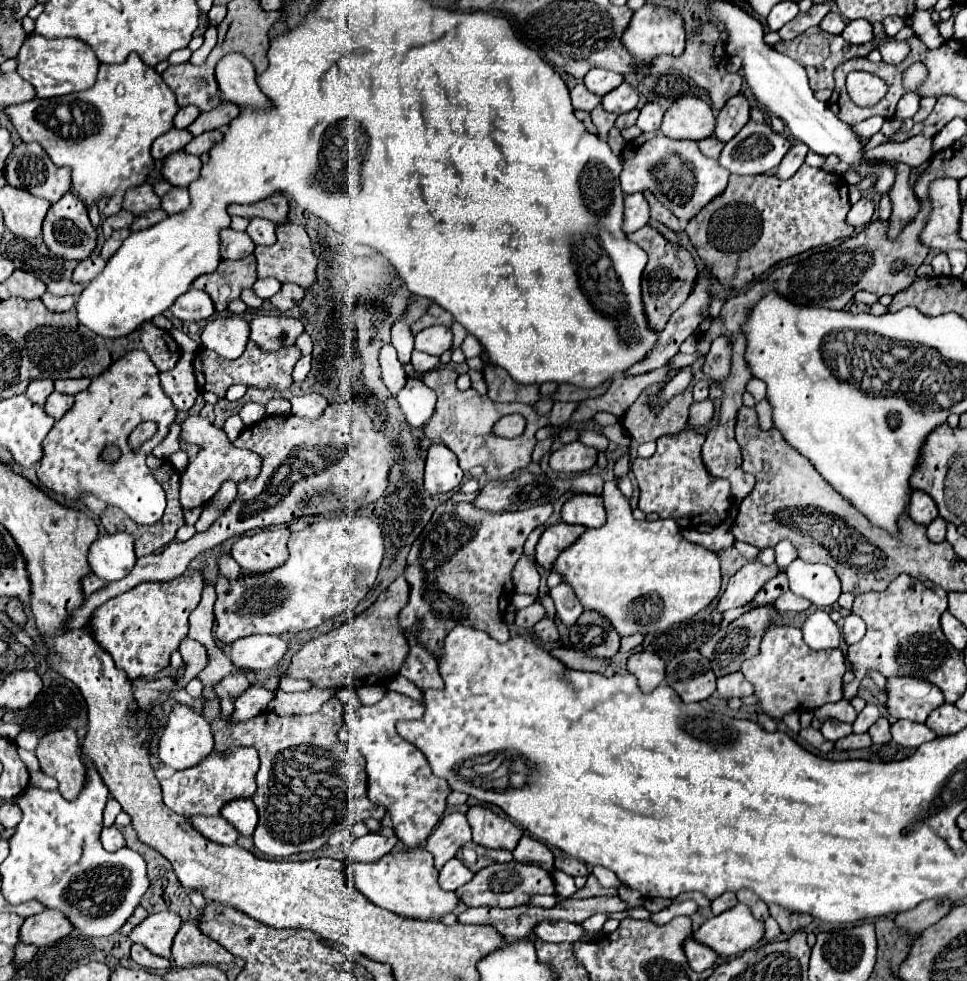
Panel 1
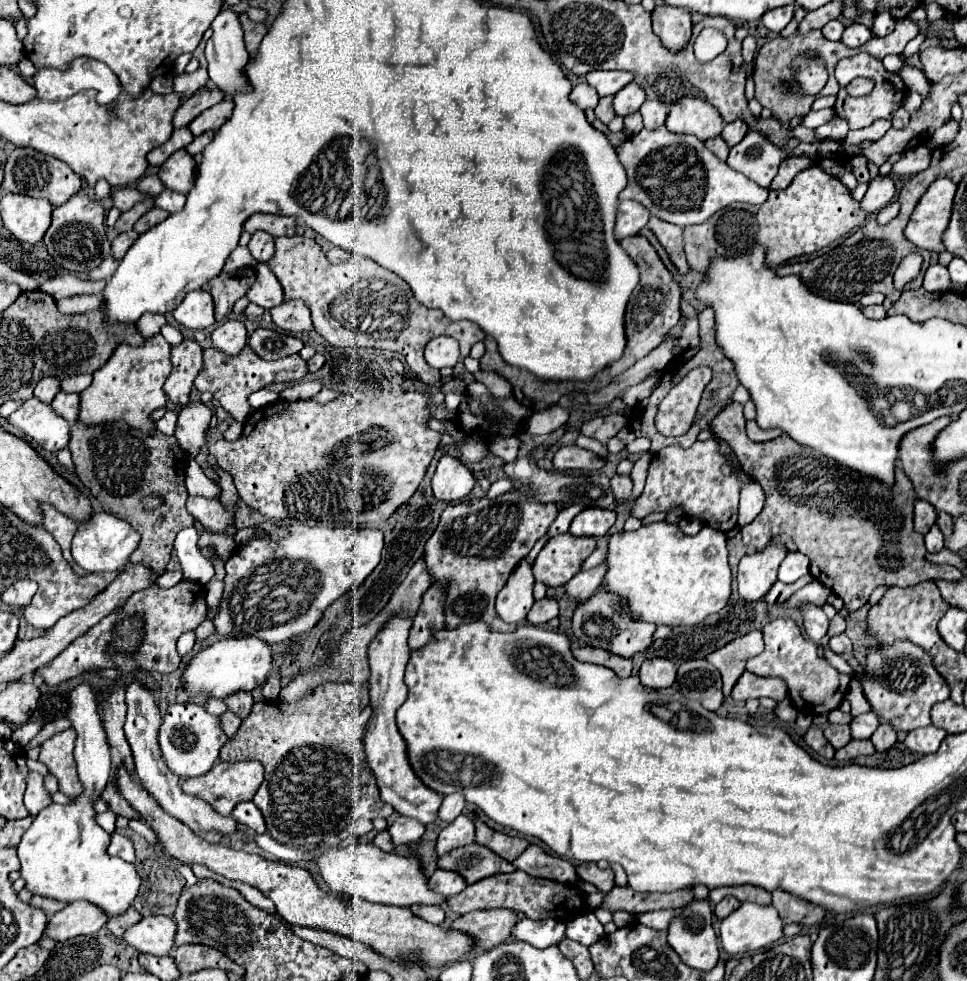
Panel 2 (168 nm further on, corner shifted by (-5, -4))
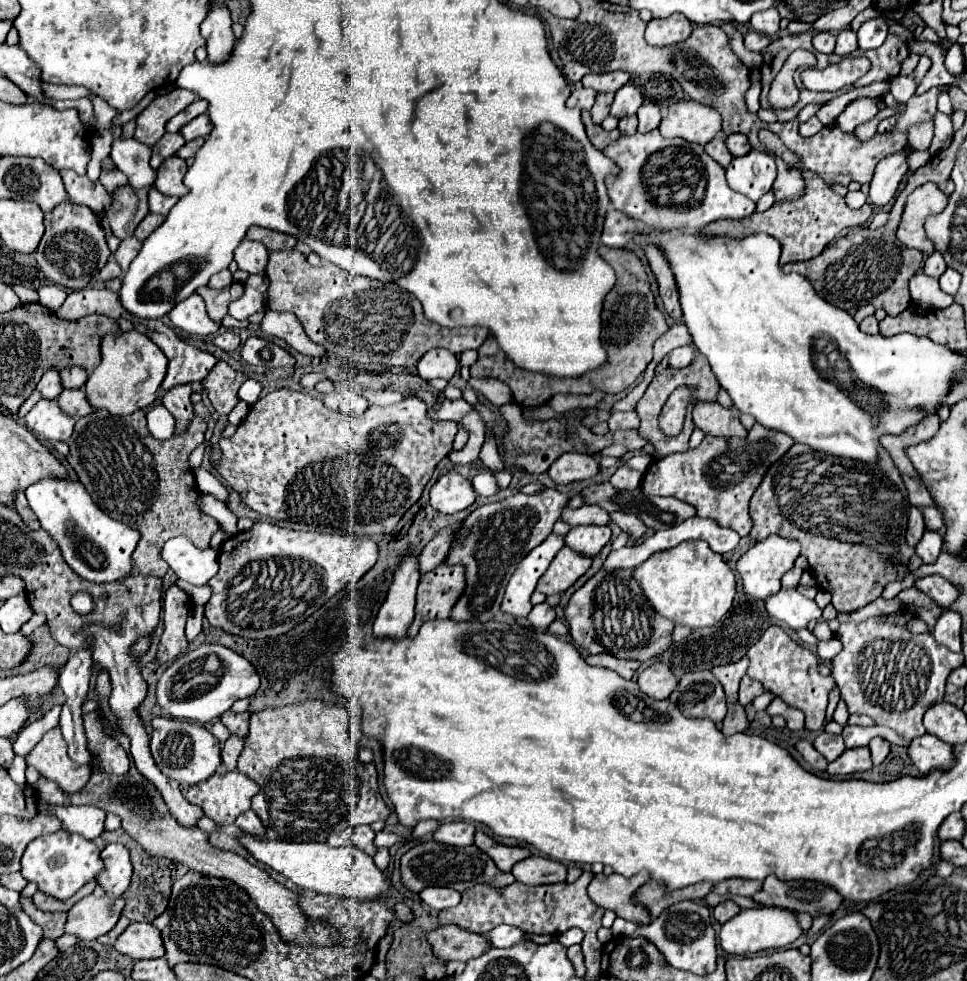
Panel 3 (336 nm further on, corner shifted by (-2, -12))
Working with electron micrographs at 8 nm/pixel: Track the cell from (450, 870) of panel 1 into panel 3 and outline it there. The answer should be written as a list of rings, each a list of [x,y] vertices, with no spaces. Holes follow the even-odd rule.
[[[431,886],[431,888],[425,888],[421,894],[421,900],[435,908],[435,910],[445,910],[449,906],[455,906],[459,900],[461,900],[461,894],[453,888],[439,888],[439,886]]]

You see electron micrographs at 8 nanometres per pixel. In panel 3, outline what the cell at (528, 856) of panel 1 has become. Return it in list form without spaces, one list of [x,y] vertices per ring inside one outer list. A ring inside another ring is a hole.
[[[529,856],[521,862],[517,862],[517,866],[511,872],[521,884],[529,884],[529,886],[555,884],[555,882],[563,882],[567,878],[565,864],[543,858],[543,856]]]

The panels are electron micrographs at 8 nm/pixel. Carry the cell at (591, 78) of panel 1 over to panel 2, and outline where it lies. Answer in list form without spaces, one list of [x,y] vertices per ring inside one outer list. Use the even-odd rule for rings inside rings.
[[[588,72],[586,82],[598,90],[600,96],[614,96],[634,80],[632,72]]]

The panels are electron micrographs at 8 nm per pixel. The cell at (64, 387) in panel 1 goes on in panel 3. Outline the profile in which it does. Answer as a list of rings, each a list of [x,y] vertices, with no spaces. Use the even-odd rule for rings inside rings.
[[[65,368],[65,372],[61,372],[63,388],[83,388],[85,380],[87,372],[83,368]]]

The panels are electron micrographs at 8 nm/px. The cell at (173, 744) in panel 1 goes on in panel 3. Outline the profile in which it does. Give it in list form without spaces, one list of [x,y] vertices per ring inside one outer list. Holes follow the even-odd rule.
[[[161,716],[151,720],[151,728],[151,754],[167,778],[177,780],[181,786],[193,786],[215,774],[217,766],[221,764],[221,744],[207,728],[191,724],[189,720],[173,720]]]

